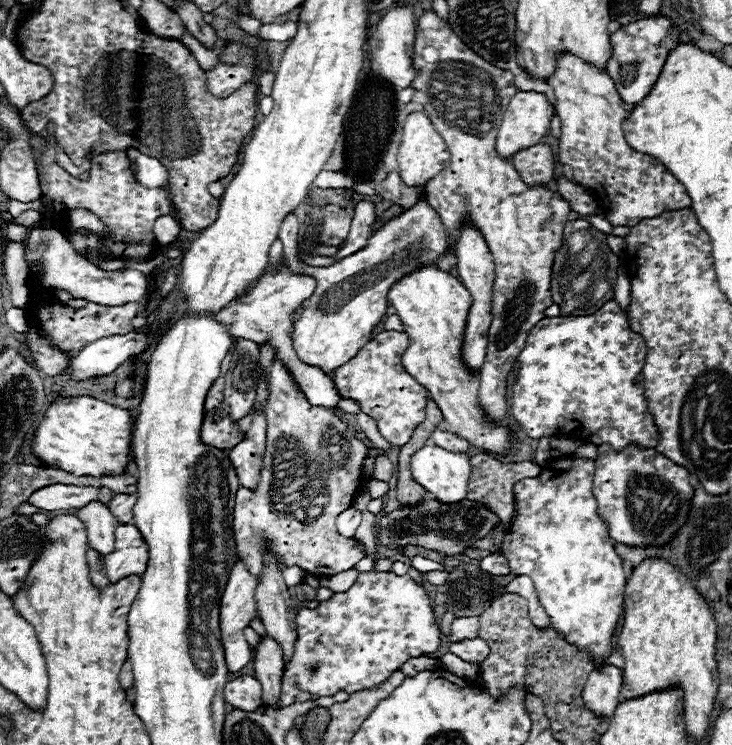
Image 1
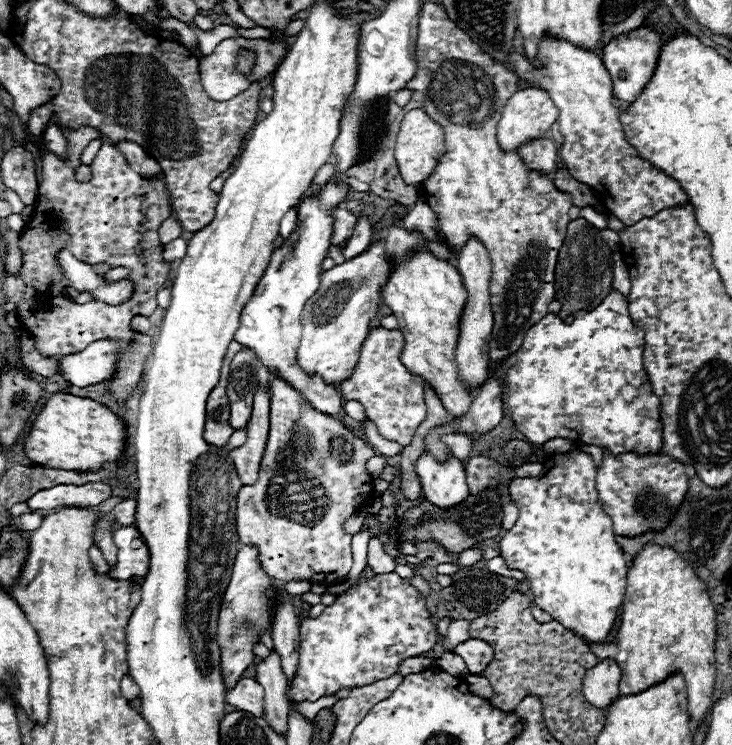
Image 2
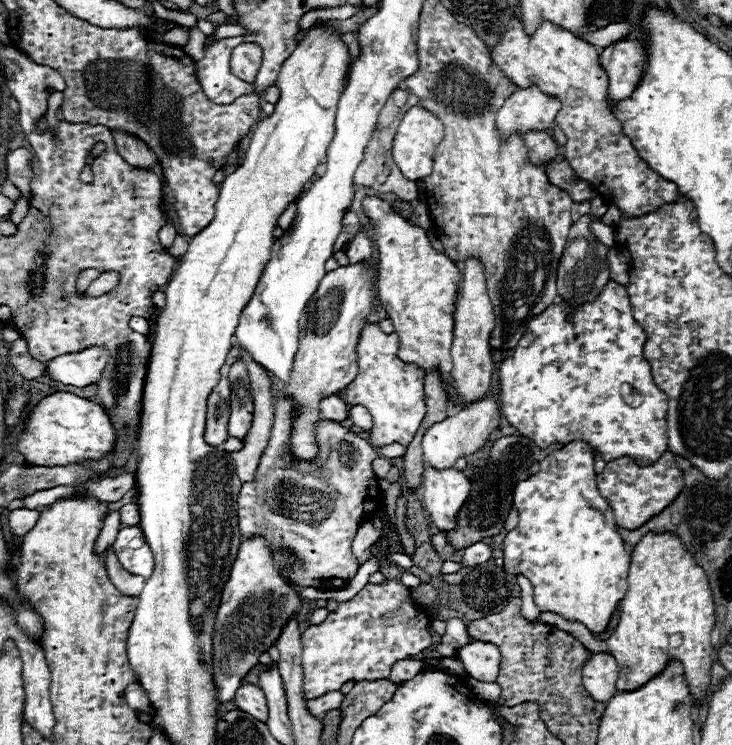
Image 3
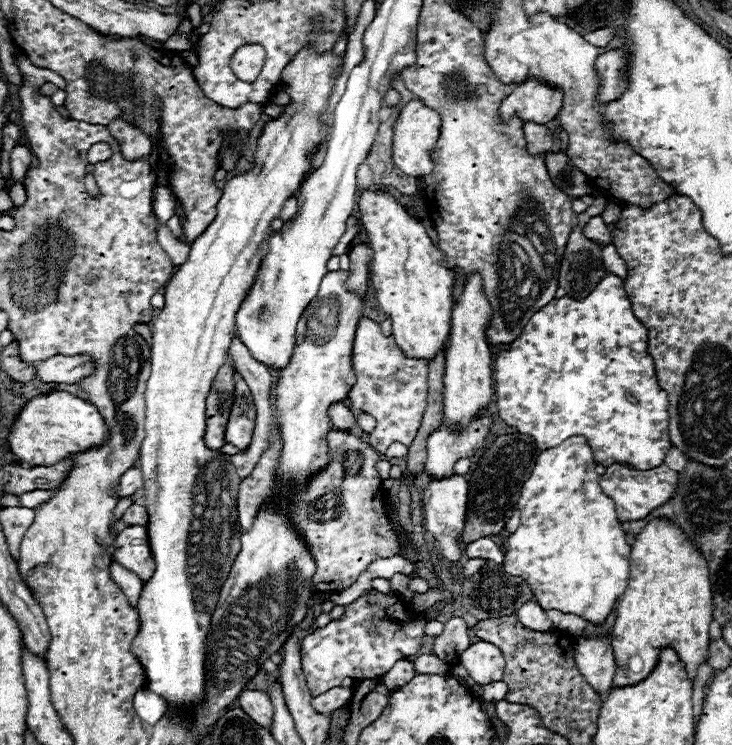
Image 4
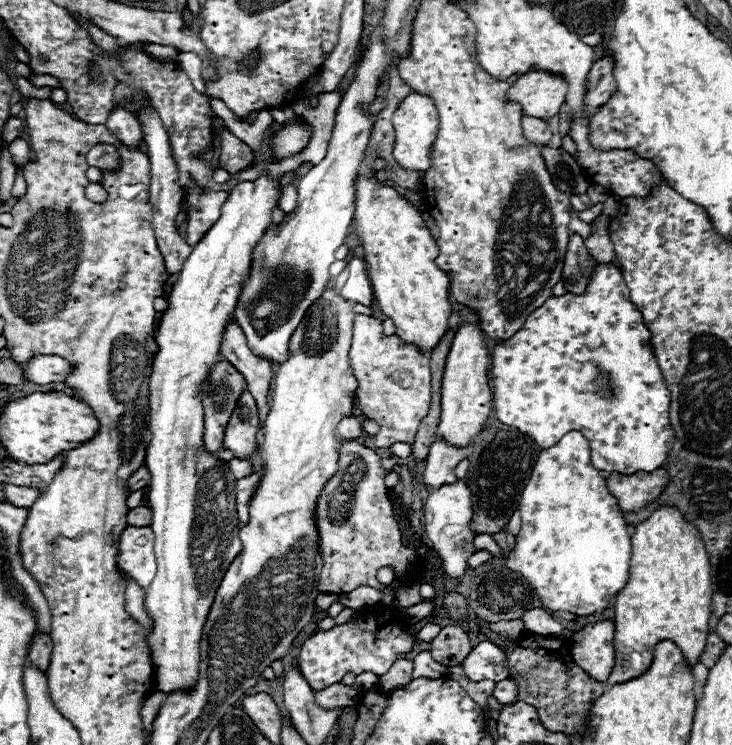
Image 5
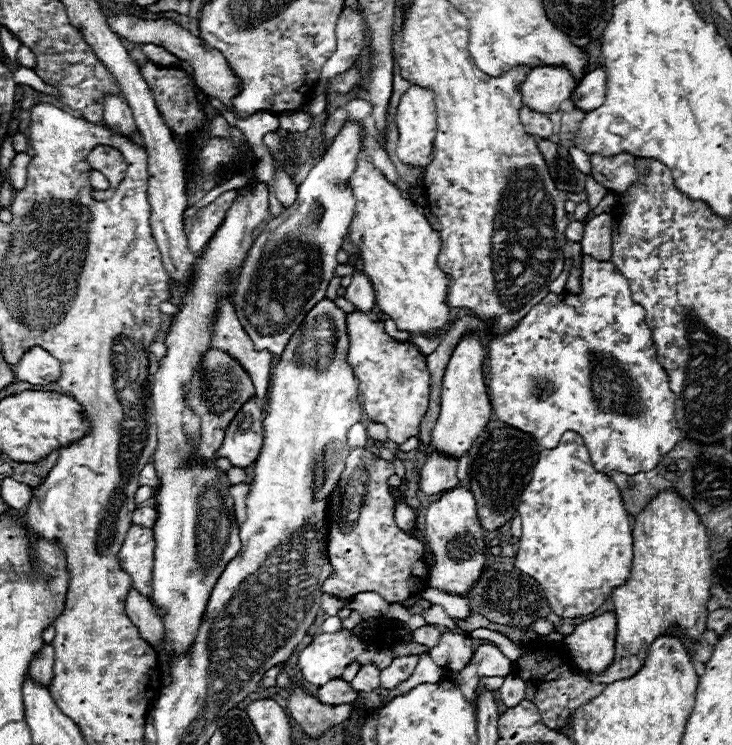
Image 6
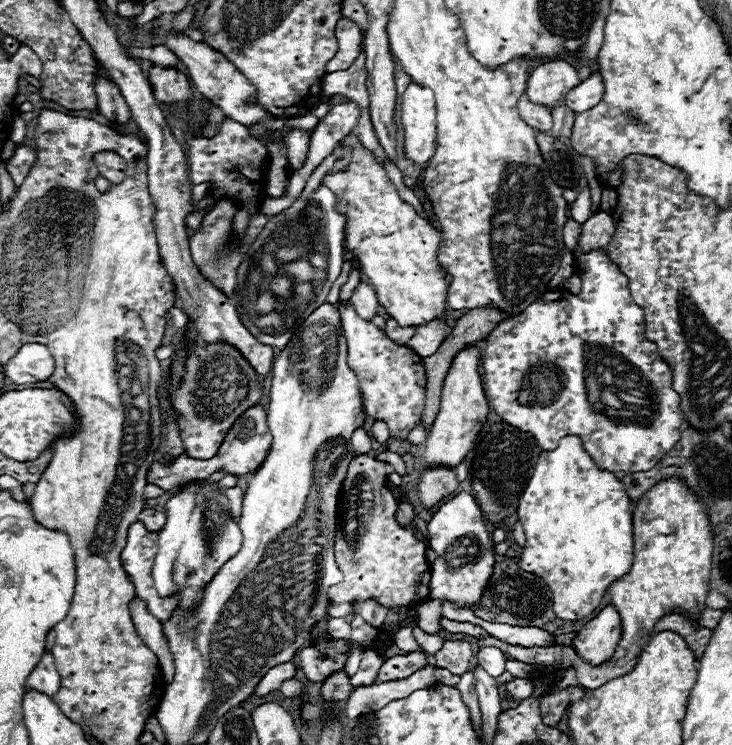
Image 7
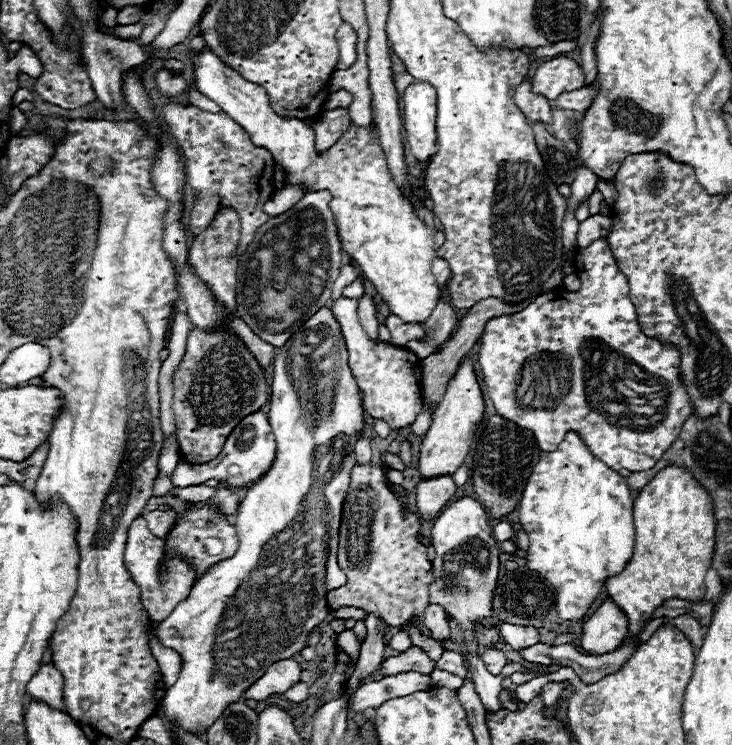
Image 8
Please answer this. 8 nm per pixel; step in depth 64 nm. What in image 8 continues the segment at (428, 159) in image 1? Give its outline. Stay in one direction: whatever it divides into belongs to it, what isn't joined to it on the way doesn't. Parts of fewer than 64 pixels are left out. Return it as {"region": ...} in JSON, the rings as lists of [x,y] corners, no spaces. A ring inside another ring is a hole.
{"region":[[[414,82],[404,90],[404,130],[410,152],[428,160],[438,152],[436,130],[436,88],[428,82]]]}

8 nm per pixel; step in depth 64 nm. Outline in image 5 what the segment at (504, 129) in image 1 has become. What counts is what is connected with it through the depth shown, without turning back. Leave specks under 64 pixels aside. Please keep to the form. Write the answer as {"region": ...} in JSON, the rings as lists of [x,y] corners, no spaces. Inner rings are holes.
{"region":[[[532,70],[520,76],[508,90],[508,100],[522,106],[522,112],[536,118],[552,118],[560,112],[568,94],[568,82],[564,76],[550,74],[546,70]]]}

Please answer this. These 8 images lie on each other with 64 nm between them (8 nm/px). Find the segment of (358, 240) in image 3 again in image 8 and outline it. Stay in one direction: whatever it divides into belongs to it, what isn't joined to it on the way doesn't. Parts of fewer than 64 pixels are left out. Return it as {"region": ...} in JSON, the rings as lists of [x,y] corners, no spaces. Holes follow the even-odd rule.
{"region":[[[364,294],[364,298],[358,302],[358,316],[370,340],[378,340],[378,314],[374,306],[374,298],[370,294]]]}

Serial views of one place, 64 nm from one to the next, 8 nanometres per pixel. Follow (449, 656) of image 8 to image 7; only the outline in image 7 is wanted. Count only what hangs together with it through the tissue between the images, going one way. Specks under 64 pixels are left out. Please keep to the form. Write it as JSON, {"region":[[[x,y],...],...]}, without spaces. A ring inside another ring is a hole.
{"region":[[[456,640],[456,642],[444,642],[442,650],[434,656],[434,664],[438,668],[446,668],[452,674],[462,676],[470,670],[472,664],[472,650],[468,640]]]}

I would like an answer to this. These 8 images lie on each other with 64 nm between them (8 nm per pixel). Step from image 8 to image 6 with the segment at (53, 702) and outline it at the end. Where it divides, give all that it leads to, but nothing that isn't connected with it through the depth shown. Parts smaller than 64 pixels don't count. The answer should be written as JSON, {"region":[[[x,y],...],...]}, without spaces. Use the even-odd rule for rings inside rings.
{"region":[[[44,644],[38,658],[30,664],[28,674],[32,676],[32,680],[36,680],[42,686],[50,688],[50,682],[52,682],[52,676],[54,676],[52,668],[54,668],[54,648],[52,648],[52,644]]]}

